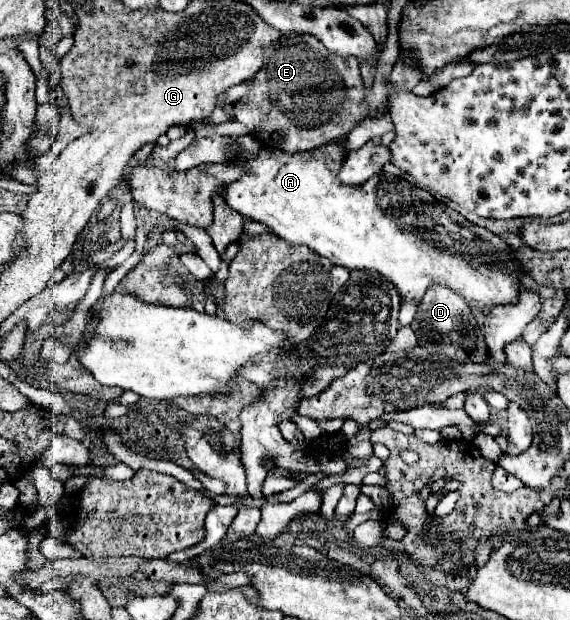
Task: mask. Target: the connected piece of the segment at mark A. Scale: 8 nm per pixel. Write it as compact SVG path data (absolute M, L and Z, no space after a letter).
M339 140L315 150L287 154L273 142L271 146L261 146L257 156L235 156L227 162L239 164L249 172L239 176L235 182L223 184L219 188L219 194L235 212L263 222L285 242L305 244L319 256L349 270L375 270L383 274L405 298L421 300L427 288L439 282L463 296L467 304L477 304L479 308L517 302L517 294L521 290L517 284L521 278L519 262L511 260L513 254L505 248L505 242L499 236L471 224L449 204L435 200L429 192L417 186L409 186L409 182L401 176L379 172L359 186L343 184L337 178L339 166L343 166L343 158L347 156L343 144L345 142Z

